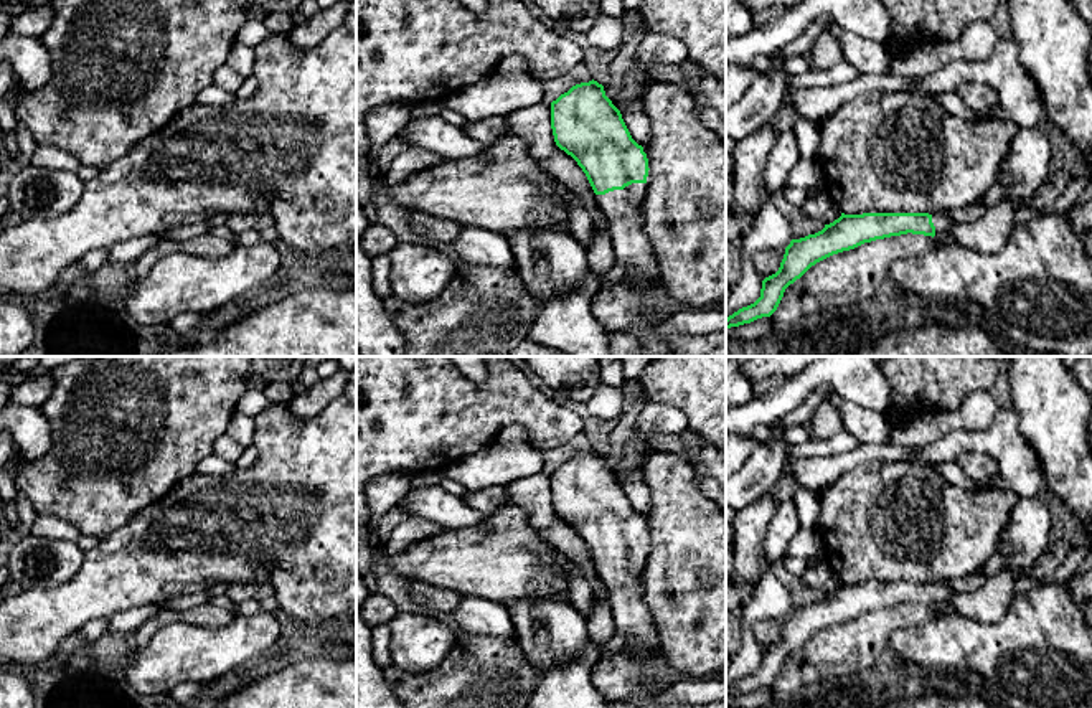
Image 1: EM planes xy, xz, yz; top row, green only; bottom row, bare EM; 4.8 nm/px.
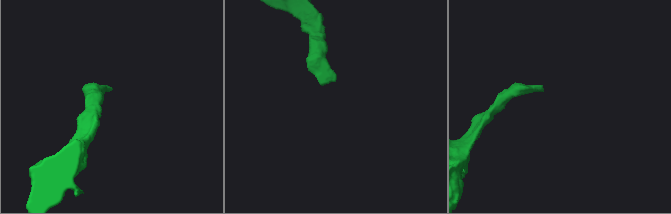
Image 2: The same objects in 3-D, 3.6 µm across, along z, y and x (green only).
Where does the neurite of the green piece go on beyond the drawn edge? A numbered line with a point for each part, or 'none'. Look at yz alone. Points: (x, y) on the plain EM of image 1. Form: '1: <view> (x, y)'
1: yz (942, 591)

